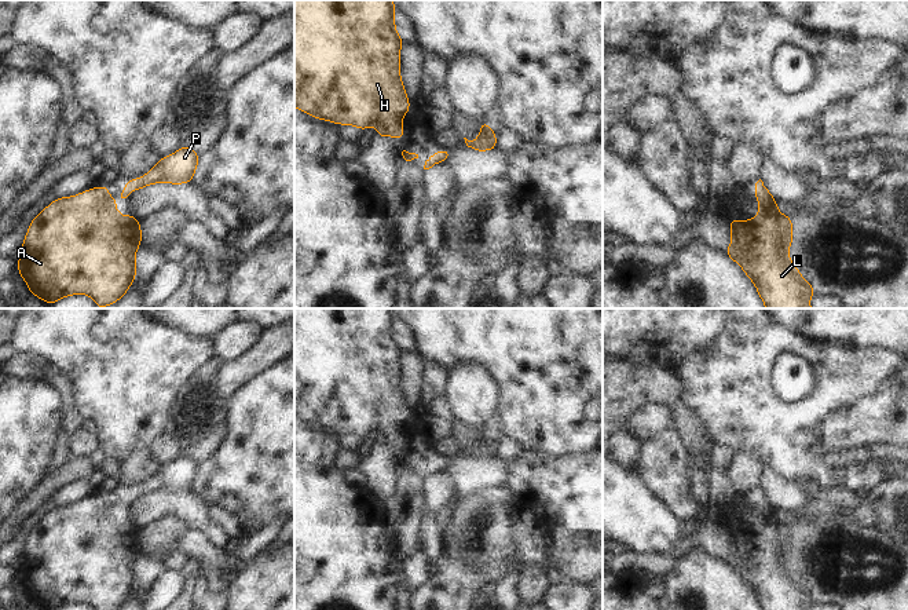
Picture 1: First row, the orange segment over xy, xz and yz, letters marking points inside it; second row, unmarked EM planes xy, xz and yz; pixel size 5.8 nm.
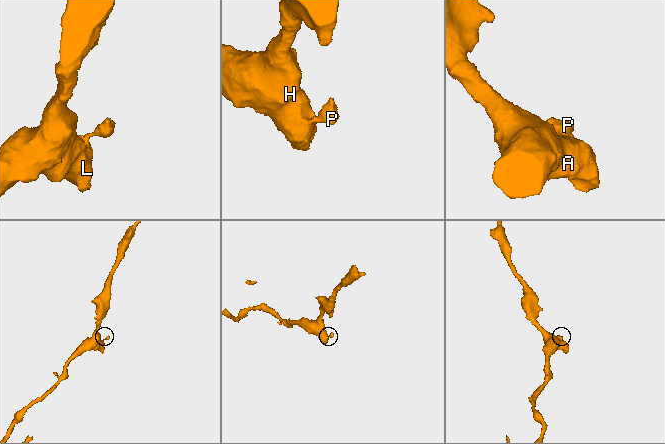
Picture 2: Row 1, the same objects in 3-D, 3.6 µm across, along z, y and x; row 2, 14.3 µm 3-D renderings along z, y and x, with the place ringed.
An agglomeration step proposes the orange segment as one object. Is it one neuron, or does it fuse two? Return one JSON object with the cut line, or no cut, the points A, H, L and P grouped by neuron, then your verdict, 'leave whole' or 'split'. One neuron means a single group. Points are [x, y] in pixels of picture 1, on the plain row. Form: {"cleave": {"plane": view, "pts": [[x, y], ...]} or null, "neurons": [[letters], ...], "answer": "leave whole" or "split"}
{"cleave": null, "neurons": [["A", "H", "L", "P"]], "answer": "leave whole"}

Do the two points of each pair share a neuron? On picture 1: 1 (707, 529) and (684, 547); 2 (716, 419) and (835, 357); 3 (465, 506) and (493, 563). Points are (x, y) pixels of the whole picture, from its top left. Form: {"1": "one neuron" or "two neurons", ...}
{"1": "two neurons", "2": "one neuron", "3": "one neuron"}

